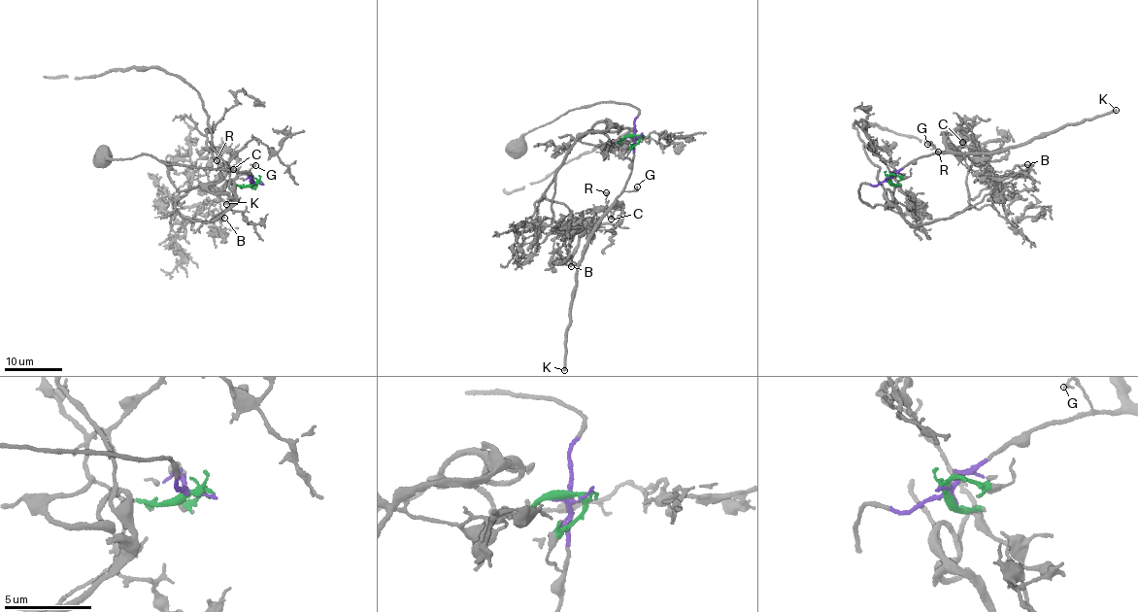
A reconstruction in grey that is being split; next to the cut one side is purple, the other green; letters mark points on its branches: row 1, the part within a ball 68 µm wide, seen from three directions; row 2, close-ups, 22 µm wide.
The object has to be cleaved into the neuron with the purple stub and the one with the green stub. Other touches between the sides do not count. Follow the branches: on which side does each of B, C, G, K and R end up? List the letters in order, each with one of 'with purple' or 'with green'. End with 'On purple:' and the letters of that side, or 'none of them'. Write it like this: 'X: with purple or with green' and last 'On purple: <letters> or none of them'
B: with green
C: with purple
G: with purple
K: with purple
R: with purple
On purple: C, G, K, R

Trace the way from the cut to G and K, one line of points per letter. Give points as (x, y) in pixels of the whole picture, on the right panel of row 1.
G: (888, 180), (900, 168), (936, 152), (933, 145), (927, 145)
K: (888, 180), (900, 168), (937, 152), (998, 152), (1064, 126), (1117, 110)

